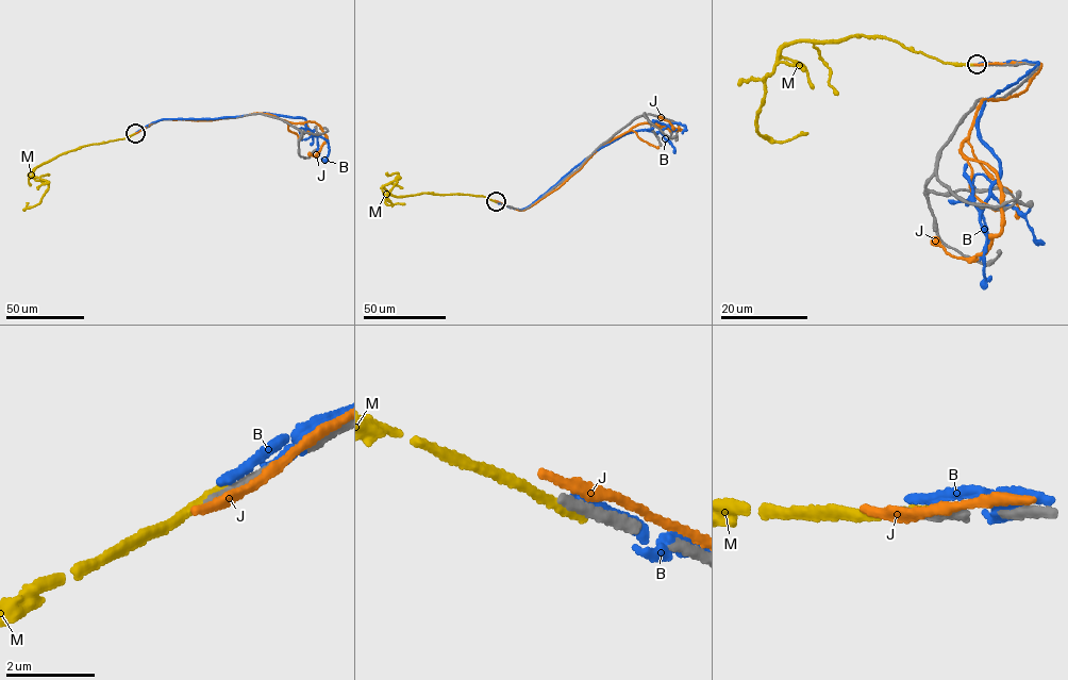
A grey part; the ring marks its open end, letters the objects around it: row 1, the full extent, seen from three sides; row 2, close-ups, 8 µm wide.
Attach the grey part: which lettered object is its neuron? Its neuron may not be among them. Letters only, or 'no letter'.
no letter

